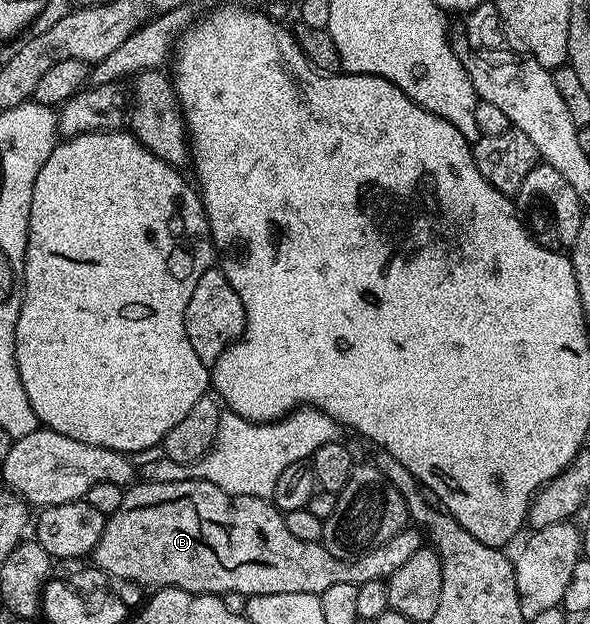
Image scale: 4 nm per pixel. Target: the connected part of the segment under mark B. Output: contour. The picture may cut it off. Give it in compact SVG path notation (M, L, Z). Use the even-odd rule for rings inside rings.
M206 479L139 483L126 490L123 505L119 505L115 513L107 516L105 528L91 559L114 580L126 579L129 583L138 583L148 589L178 587L196 595L218 597L248 597L271 593L311 593L321 596L327 589L331 589L331 585L360 587L367 581L387 581L395 569L401 568L423 546L422 532L416 526L406 525L402 531L395 533L395 537L383 541L383 545L375 545L375 549L362 555L340 559L332 555L322 542L299 541L299 537L294 537L287 530L284 514L269 499L228 495L219 489L219 485L211 485L211 481Z

